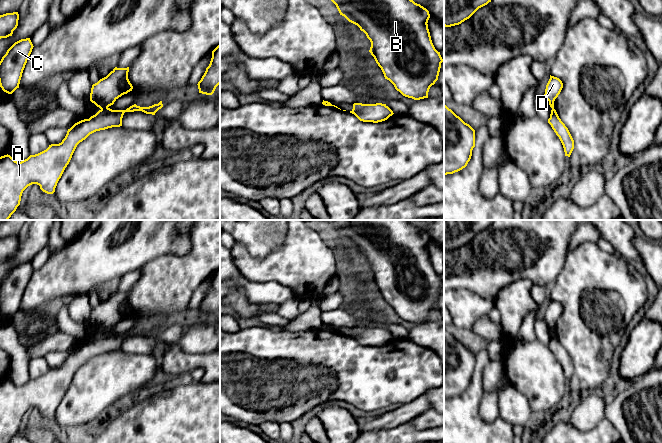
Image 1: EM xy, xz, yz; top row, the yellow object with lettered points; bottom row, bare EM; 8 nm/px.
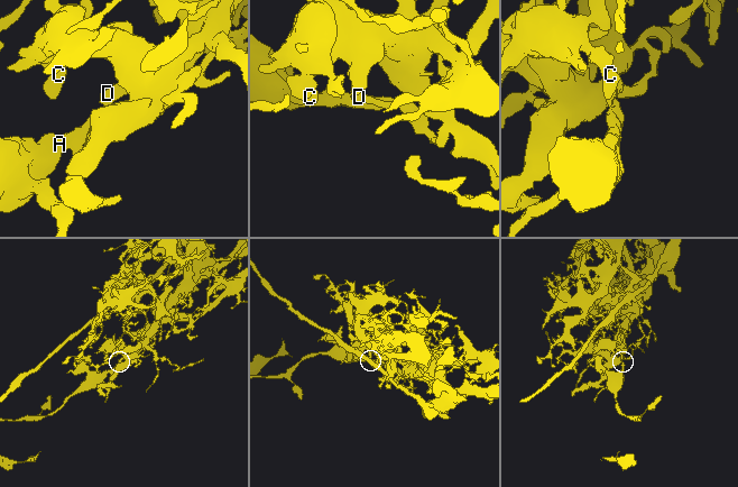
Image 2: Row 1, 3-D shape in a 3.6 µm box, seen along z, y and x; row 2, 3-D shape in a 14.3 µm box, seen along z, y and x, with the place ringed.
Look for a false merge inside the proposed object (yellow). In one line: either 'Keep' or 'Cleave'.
Cleave

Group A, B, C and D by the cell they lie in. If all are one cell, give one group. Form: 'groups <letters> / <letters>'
groups A / B C D

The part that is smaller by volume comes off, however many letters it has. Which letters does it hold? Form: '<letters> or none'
A

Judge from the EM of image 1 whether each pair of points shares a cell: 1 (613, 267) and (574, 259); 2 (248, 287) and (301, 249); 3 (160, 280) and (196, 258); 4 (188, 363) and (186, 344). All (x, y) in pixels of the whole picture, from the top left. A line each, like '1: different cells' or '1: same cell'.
1: same cell
2: different cells
3: same cell
4: different cells

